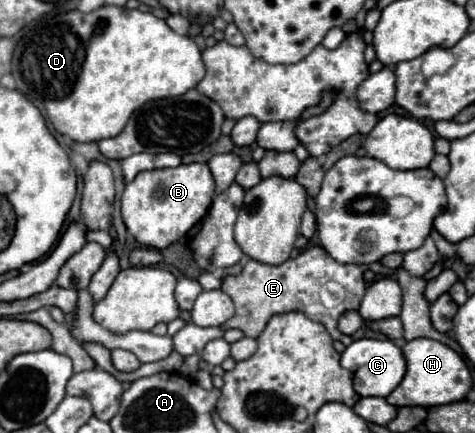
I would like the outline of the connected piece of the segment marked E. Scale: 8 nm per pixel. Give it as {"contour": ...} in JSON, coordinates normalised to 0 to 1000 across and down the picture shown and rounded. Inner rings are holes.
{"contour":[[[663,566],[651,575],[638,575],[629,584],[629,594],[621,598],[604,598],[592,612],[554,612],[541,603],[524,603],[512,626],[495,640],[474,640],[465,672],[478,677],[491,700],[495,700],[495,727],[465,751],[469,764],[478,760],[503,760],[516,769],[516,778],[541,783],[545,769],[558,760],[562,741],[583,727],[583,723],[608,723],[608,718],[629,718],[642,723],[651,737],[680,746],[684,760],[693,764],[693,774],[705,788],[718,788],[722,797],[735,797],[743,783],[735,774],[714,769],[709,760],[709,737],[718,732],[718,723],[739,718],[739,714],[756,714],[756,700],[768,681],[768,649],[764,649],[764,630],[781,621],[796,635],[827,635],[836,626],[815,621],[802,607],[781,607],[781,612],[718,612],[705,607],[705,598],[697,598],[688,589],[688,580],[680,580],[680,570]],[[688,649],[709,649],[726,663],[731,686],[722,695],[722,704],[709,704],[705,714],[680,714],[676,695],[672,695],[672,667],[688,654]]]}

